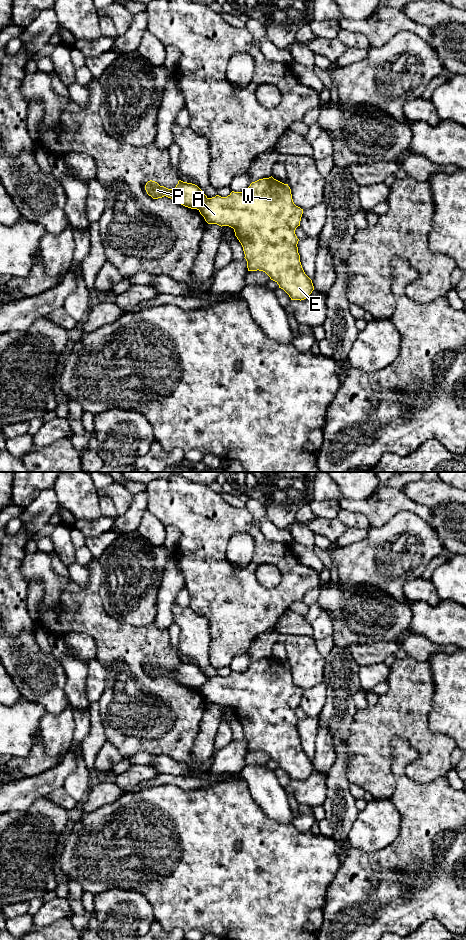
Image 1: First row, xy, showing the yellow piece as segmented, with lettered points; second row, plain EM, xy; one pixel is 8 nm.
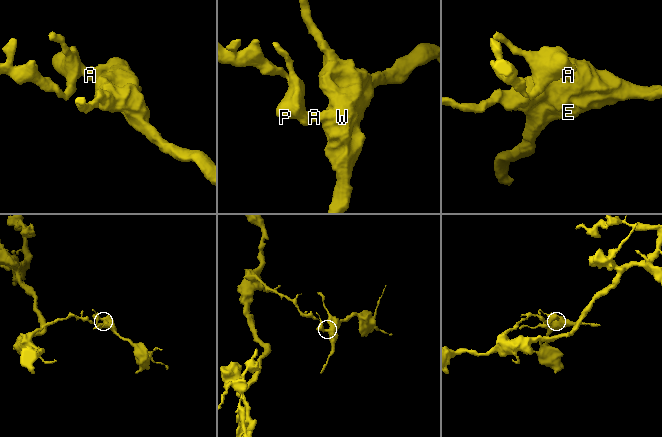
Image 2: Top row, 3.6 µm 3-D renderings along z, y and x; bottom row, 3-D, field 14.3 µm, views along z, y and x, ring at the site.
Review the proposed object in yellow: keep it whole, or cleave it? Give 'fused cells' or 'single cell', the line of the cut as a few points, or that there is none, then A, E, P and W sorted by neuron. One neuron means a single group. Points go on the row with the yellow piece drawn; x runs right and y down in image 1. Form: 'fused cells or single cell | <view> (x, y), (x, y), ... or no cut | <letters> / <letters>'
fused cells | xy (208, 198), (198, 209) | A E W / P

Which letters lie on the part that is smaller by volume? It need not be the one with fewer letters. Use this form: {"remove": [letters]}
{"remove": ["A", "E", "W"]}

